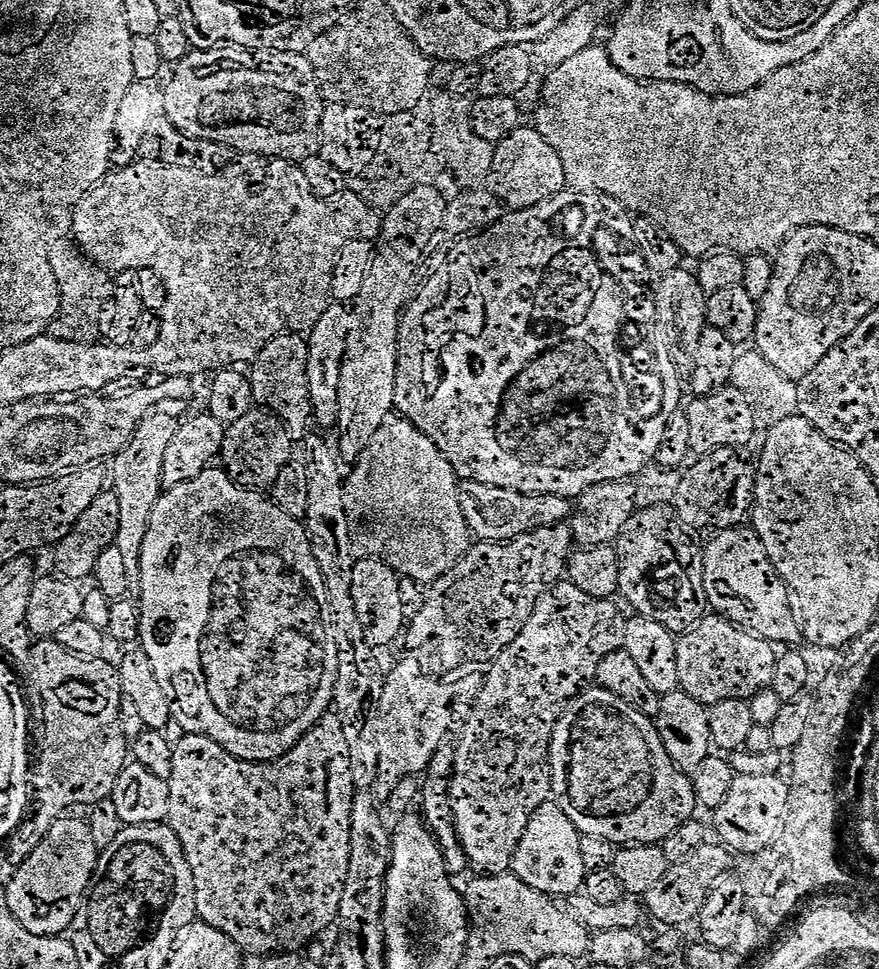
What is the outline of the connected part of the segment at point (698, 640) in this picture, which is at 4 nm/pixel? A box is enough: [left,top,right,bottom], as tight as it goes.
[680,615,778,706]

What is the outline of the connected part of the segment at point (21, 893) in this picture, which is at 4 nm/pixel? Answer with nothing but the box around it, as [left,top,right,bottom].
[6,818,98,936]

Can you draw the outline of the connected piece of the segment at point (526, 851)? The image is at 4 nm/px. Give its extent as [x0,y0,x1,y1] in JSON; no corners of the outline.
[512,802,586,898]

